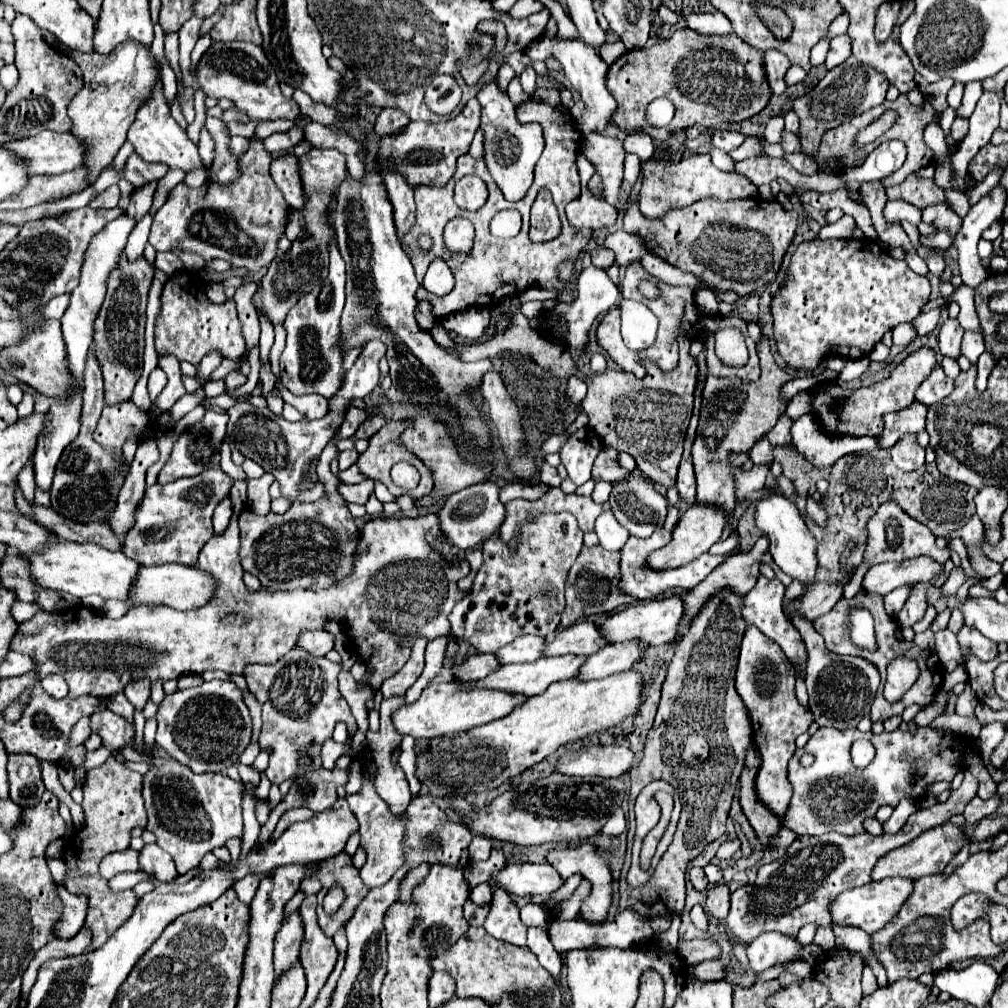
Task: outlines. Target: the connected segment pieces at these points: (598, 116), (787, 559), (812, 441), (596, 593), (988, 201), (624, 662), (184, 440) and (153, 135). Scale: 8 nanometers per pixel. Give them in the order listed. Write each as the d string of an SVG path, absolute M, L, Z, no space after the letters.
M544 36L536 42L532 42L530 48L526 50L526 54L532 60L546 60L548 56L556 56L560 60L566 78L572 82L576 92L580 92L582 102L584 102L584 112L574 120L576 128L580 132L598 132L598 134L602 134L612 124L612 116L614 116L618 106L616 106L616 100L610 94L610 90L606 88L608 64L602 62L602 58L596 56L596 52L592 52L592 48L588 48L582 40L556 40L556 38L546 38Z
M774 490L764 492L764 496L756 502L754 524L756 524L758 530L762 530L768 536L770 554L772 554L774 562L782 568L782 572L786 572L788 576L792 576L794 580L800 580L804 584L814 580L814 572L816 572L816 540L810 534L810 530L806 528L806 522L800 516L794 502L790 502L786 496L778 494Z
M812 414L800 416L792 424L792 444L818 468L832 466L838 458L860 450L882 450L876 438L870 436L830 436L824 432L820 420Z
M600 546L596 548L582 548L578 560L572 564L566 580L566 608L562 612L562 626L572 626L576 620L592 616L592 614L606 614L612 612L614 608L634 602L630 596L620 596L618 590L618 562L620 554L618 552L608 552Z
M996 186L988 196L984 196L970 212L962 218L962 226L954 236L954 246L958 250L958 264L962 278L972 278L972 288L976 288L982 280L986 280L988 270L982 266L978 256L978 240L982 232L1002 216L1002 208L1006 202L1006 192Z
M626 640L618 644L608 644L600 652L588 656L584 668L580 668L580 680L592 678L608 678L612 674L620 674L630 670L636 662L642 660L646 646L640 640Z
M208 412L204 416L204 422L200 424L200 428L192 428L188 430L184 436L180 436L172 448L172 454L166 462L166 466L162 468L162 472L158 474L158 482L160 484L168 484L174 482L178 478L188 478L188 476L198 476L204 470L214 468L216 464L220 464L220 440L226 434L226 422L228 422L228 414L226 412Z
M156 92L156 96L152 96L152 100L148 100L148 104L144 104L144 108L140 108L140 112L136 114L136 120L132 124L132 128L128 130L128 140L134 146L134 152L150 164L166 164L168 168L178 168L184 172L194 172L194 170L206 170L200 154L198 154L198 146L188 138L186 130L182 130L176 120L170 116L170 108L166 104L166 98L160 92Z

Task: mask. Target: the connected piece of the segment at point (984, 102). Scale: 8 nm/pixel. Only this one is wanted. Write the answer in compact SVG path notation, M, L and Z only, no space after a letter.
M984 92L978 100L976 110L970 116L970 130L966 138L960 142L958 152L952 154L952 188L962 190L966 182L966 166L972 160L972 154L978 152L984 144L990 142L992 132L998 128L998 112L1000 112L1000 96L994 92Z

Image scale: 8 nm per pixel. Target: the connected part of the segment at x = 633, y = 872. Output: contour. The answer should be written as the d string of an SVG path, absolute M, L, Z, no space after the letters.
M633 842L632 846L632 861L631 866L628 870L628 876L626 876L626 882L628 882L628 886L630 888L640 888L640 886L644 886L650 878L652 878L652 874L654 872L650 872L650 870L640 870L640 849L642 842Z

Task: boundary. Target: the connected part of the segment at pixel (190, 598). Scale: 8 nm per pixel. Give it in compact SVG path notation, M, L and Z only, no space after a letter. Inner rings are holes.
M162 564L162 566L144 566L140 568L140 576L136 580L136 588L132 588L132 604L168 604L176 610L196 610L206 606L216 594L218 582L210 572L204 572L196 566L184 564Z

